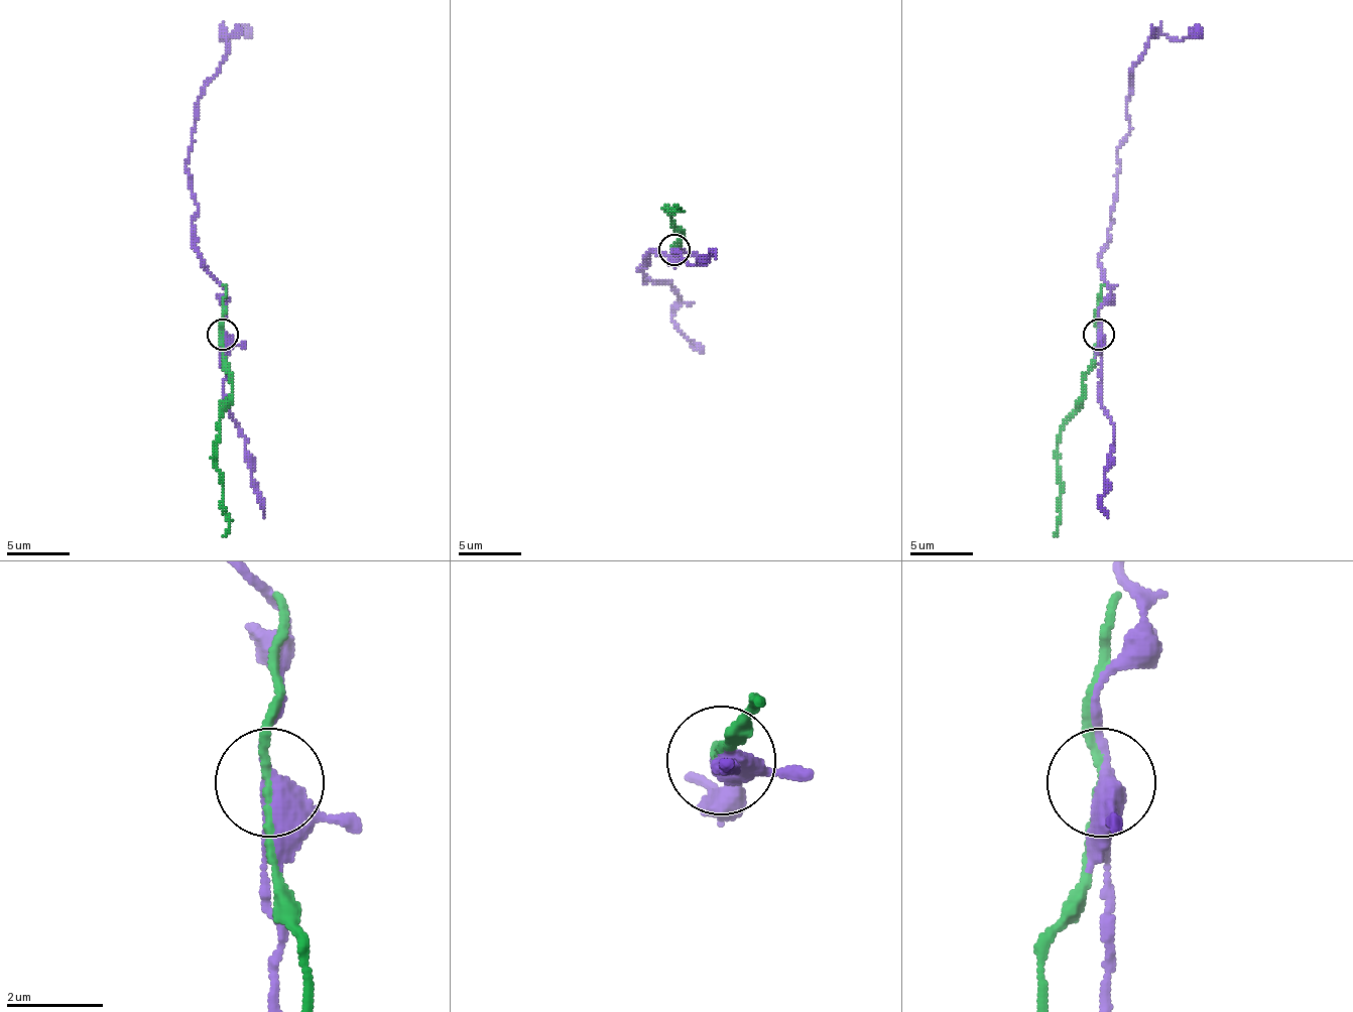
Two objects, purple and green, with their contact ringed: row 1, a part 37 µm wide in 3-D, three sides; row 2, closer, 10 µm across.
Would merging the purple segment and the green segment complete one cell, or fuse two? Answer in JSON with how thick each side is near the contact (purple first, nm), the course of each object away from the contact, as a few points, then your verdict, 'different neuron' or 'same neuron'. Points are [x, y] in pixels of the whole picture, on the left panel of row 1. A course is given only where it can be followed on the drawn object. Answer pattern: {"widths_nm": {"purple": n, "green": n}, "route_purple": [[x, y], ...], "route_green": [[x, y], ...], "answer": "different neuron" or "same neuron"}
{"widths_nm": {"purple": 420, "green": 120}, "route_purple": [[223, 336], [226, 288], [195, 244], [198, 204], [186, 169], [198, 97], [226, 52], [223, 37], [251, 31]], "route_green": [[223, 336], [223, 367], [232, 382], [232, 401], [220, 420], [217, 445], [223, 514], [229, 523], [223, 536]], "answer": "different neuron"}

